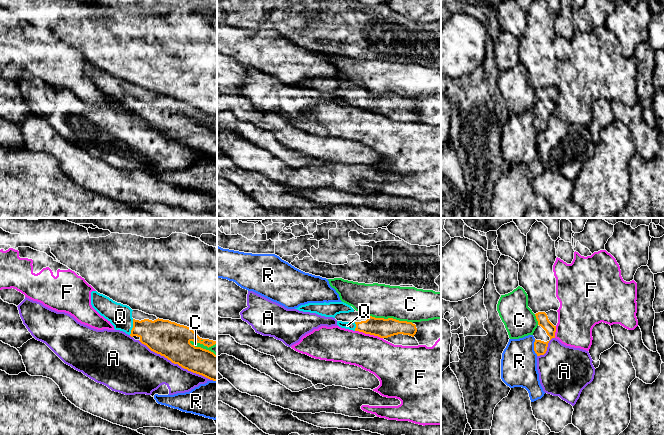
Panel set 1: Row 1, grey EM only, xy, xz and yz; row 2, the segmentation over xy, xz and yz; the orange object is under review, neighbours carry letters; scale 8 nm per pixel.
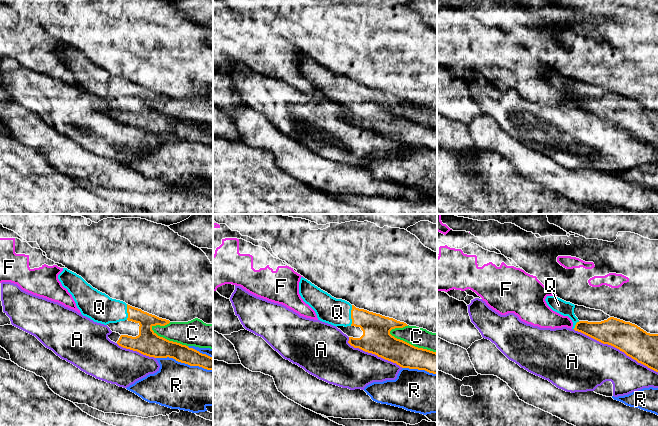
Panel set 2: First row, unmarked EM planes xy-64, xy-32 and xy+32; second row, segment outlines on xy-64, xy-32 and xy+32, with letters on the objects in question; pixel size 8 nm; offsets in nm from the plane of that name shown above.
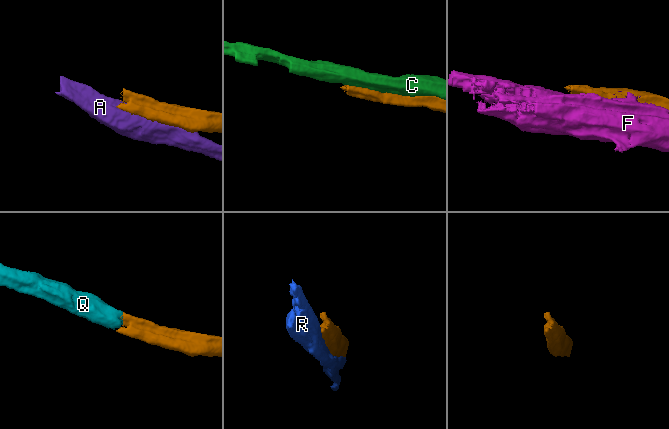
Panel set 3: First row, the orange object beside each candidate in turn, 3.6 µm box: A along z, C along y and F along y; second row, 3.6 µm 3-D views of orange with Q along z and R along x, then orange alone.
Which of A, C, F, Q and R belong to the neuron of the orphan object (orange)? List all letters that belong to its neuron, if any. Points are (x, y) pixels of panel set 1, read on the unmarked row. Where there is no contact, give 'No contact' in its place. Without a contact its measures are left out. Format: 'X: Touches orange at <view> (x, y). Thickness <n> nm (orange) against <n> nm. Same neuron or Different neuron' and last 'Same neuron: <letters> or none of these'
A: Touches orange at xy (176, 139). Thickness 280 nm (orange) against 320 nm. Different neuron
C: Touches orange at xz (391, 94). Thickness 160 nm (orange) against 280 nm. Different neuron
F: Touches orange at xz (369, 109). Thickness 160 nm (orange) against 280 nm. Different neuron
Q: Touches orange at xy (133, 103). Thickness 280 nm (orange) against 190 nm. Same neuron
R: Touches orange at yz (534, 123). Thickness 110 nm (orange) against 280 nm. Different neuron
Same neuron: Q

